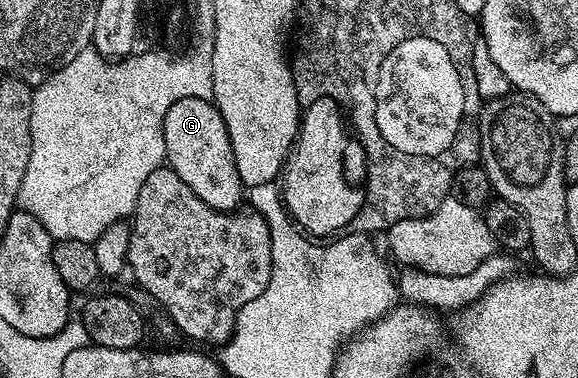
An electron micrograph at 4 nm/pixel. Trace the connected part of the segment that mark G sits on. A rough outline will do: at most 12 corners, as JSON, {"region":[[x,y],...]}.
{"region":[[174,98],[168,166],[200,201],[240,206],[245,186],[212,100]]}

